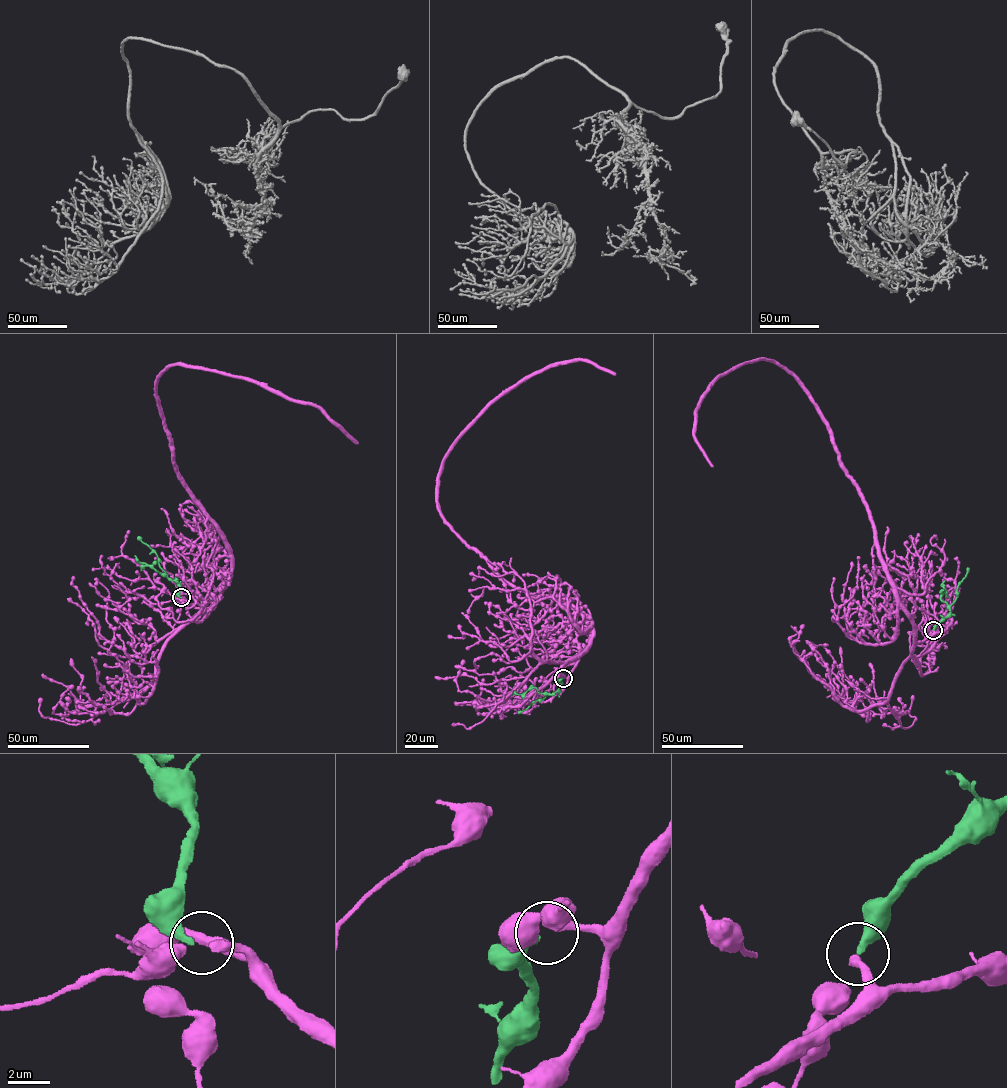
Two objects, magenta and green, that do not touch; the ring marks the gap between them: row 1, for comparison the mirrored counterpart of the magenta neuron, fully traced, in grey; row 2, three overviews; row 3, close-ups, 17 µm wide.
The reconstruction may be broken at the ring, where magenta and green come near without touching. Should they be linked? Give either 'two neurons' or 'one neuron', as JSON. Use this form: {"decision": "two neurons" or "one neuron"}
{"decision": "one neuron"}

